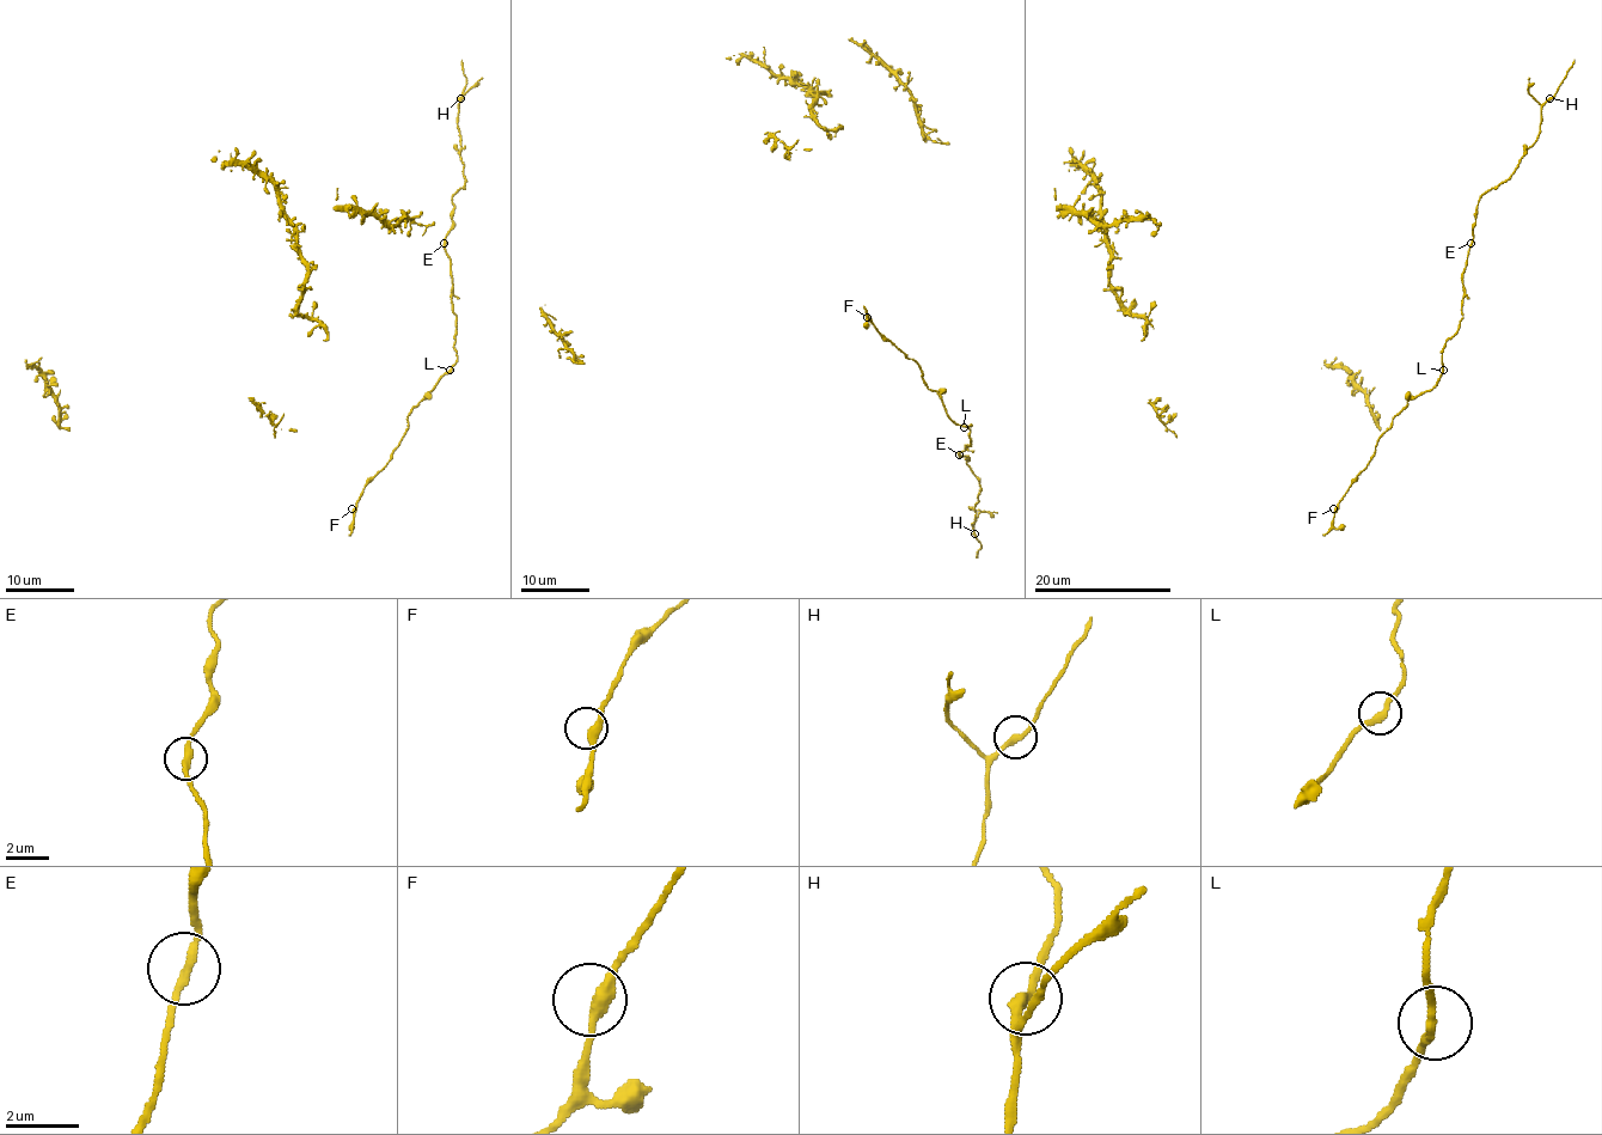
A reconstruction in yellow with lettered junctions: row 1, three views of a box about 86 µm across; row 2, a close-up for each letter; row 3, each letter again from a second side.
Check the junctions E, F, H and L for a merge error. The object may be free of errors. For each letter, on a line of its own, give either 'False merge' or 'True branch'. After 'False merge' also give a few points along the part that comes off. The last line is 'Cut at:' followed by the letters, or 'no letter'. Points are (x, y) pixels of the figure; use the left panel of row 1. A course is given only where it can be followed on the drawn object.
E: True branch
F: True branch
H: False merge. Course of the part to remove: (459, 98), (466, 83), (462, 60)
L: True branch
Cut at: H

